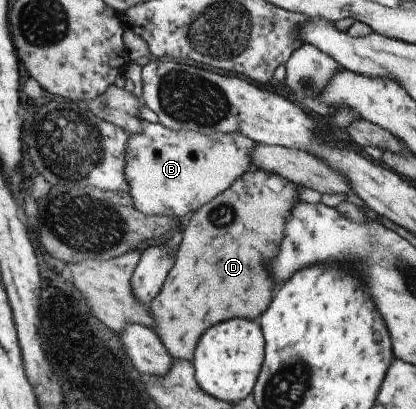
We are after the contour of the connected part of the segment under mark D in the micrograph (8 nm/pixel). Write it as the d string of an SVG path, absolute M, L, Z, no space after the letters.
M263 169L245 172L231 187L202 205L191 217L189 225L182 230L182 242L175 256L175 263L159 295L149 303L149 313L155 319L155 333L165 345L168 355L175 360L192 361L199 339L209 327L233 317L257 320L271 303L271 289L277 289L277 281L271 283L263 271L263 259L275 255L275 247L283 239L283 223L295 207L295 185L281 179L275 173Z

